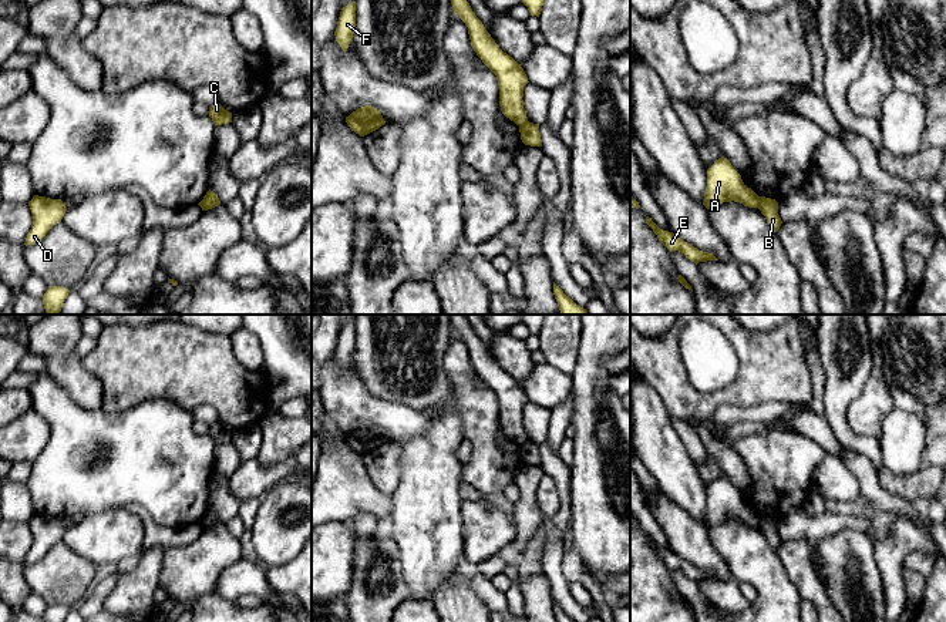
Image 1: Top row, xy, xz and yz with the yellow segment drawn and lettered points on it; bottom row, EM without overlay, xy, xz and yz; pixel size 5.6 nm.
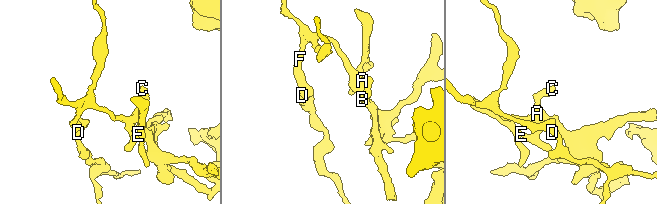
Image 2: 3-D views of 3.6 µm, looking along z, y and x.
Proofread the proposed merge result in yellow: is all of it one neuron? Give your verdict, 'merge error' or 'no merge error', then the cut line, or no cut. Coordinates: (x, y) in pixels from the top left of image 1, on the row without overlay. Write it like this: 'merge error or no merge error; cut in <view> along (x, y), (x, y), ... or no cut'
merge error; cut in yz along (760, 515), (757, 525)

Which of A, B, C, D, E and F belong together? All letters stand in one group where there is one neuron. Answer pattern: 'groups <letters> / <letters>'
groups A C D E F / B

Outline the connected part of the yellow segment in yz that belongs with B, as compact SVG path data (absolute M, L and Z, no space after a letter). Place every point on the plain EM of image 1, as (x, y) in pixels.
M760 515L758 528L765 535L770 547L774 551L778 551L778 548L782 542L782 539L778 534L778 521L775 518L771 518L771 517Z

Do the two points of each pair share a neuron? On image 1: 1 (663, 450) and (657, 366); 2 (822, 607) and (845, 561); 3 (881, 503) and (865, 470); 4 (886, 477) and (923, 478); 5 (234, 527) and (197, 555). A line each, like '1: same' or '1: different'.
1: different
2: different
3: same
4: same
5: different

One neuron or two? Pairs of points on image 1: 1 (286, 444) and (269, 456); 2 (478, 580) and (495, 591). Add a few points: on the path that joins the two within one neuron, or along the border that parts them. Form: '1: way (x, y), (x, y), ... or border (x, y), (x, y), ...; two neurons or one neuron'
1: way (282, 444), (273, 451); one neuron
2: way (482, 584), (491, 591); one neuron

